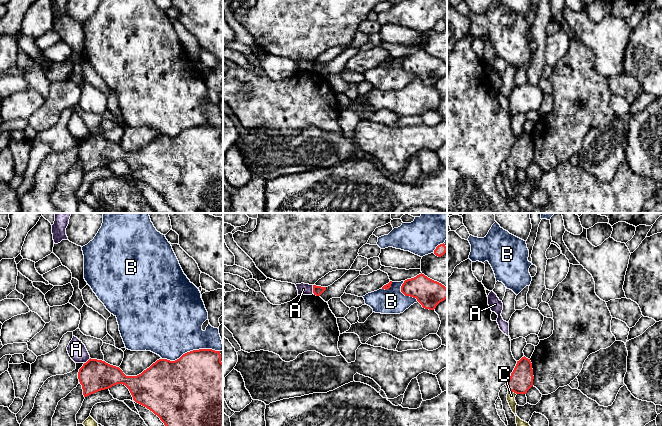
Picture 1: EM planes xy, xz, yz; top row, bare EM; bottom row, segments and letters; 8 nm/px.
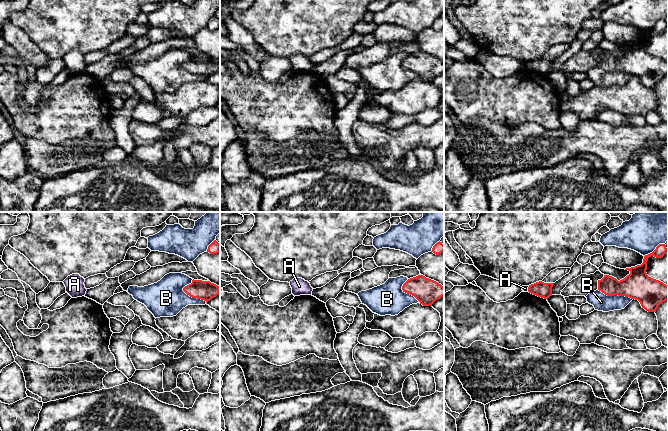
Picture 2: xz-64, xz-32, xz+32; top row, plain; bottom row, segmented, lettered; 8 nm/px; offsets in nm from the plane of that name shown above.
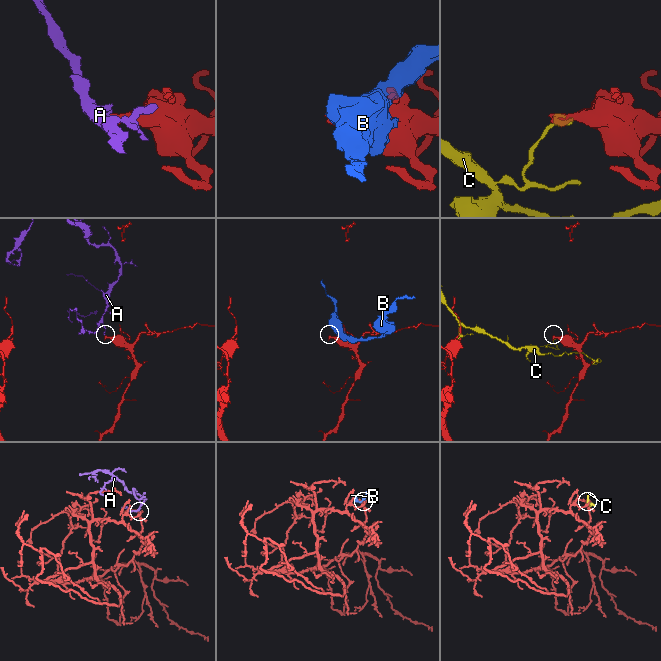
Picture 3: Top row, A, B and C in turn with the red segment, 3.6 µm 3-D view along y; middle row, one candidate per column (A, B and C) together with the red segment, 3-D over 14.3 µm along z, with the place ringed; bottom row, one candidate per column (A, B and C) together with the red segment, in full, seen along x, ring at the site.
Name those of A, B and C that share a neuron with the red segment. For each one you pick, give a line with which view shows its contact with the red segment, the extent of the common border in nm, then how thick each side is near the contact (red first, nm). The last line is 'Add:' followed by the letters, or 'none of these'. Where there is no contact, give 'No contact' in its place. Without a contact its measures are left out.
Add: none of these

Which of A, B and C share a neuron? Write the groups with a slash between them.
A / B / C

